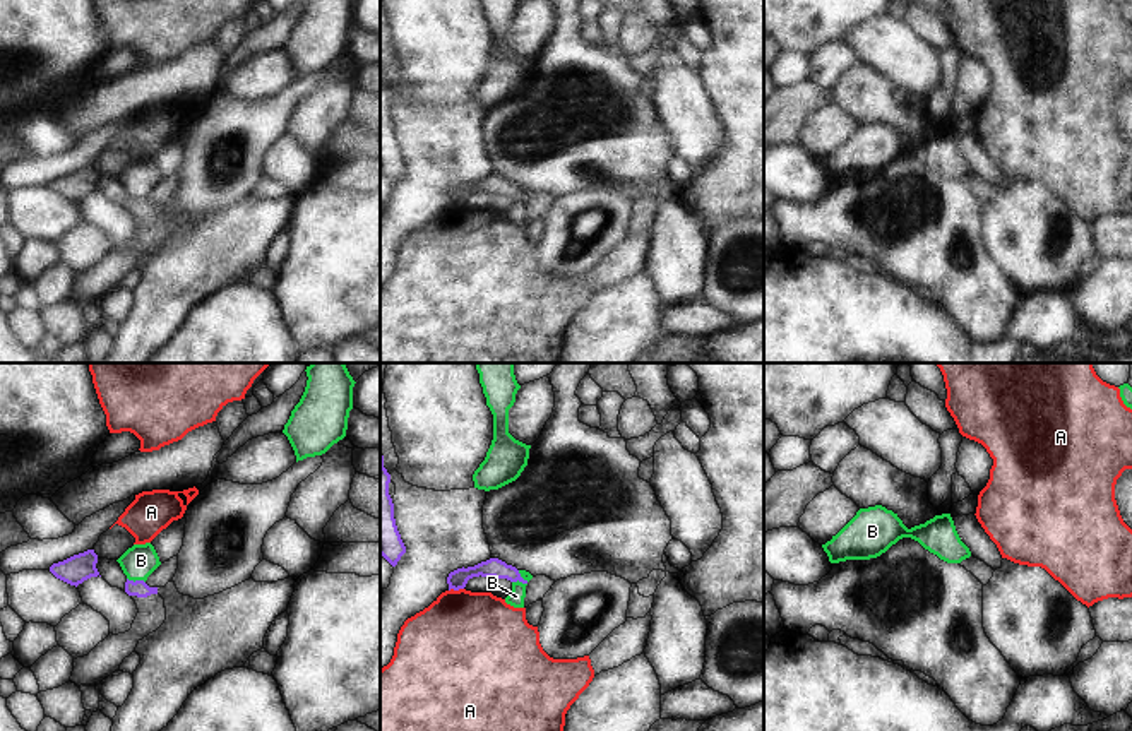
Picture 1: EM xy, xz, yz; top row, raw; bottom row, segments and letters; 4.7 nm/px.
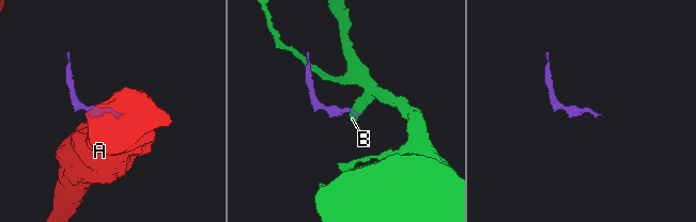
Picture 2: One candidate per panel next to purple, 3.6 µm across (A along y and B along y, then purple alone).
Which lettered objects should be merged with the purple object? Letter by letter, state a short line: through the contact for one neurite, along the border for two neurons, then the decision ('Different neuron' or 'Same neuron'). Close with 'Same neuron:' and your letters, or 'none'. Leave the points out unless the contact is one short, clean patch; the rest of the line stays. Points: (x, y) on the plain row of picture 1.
A: Line: xz (463, 204), (449, 208). Different neuron
B: Line: xz (518, 187), (526, 201). Different neuron
Same neuron: none.

